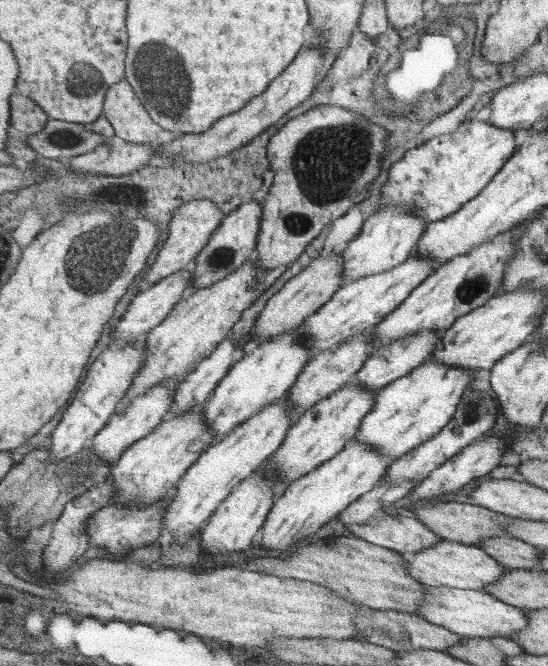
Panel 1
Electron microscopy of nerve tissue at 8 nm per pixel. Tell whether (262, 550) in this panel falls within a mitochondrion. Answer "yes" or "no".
no

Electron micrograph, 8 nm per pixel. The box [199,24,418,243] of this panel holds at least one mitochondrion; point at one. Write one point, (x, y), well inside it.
(327, 163)

